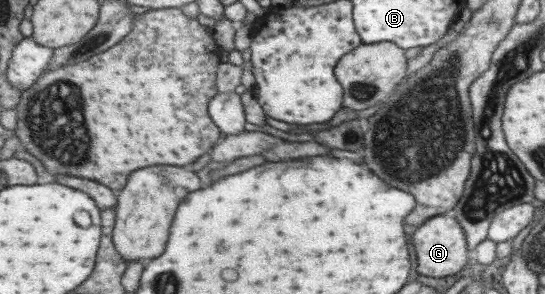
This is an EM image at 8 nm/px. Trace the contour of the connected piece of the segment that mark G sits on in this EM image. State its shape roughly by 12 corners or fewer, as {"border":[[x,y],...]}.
{"border":[[450,214],[412,235],[416,273],[446,277],[466,263],[462,229]]}

